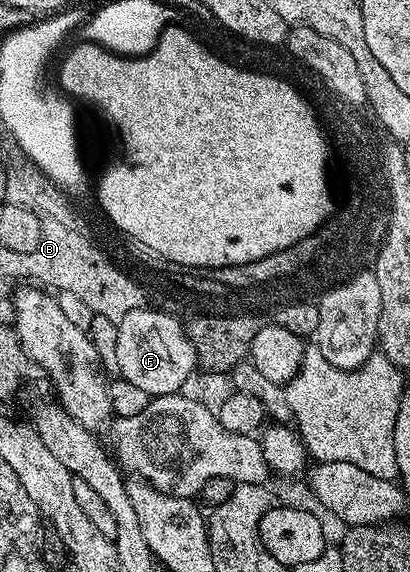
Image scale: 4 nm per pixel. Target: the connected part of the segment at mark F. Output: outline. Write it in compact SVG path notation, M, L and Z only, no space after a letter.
M136 312L118 323L118 349L116 371L120 379L139 386L150 398L181 392L190 383L198 367L197 357L191 353L189 344L173 320L169 317Z

